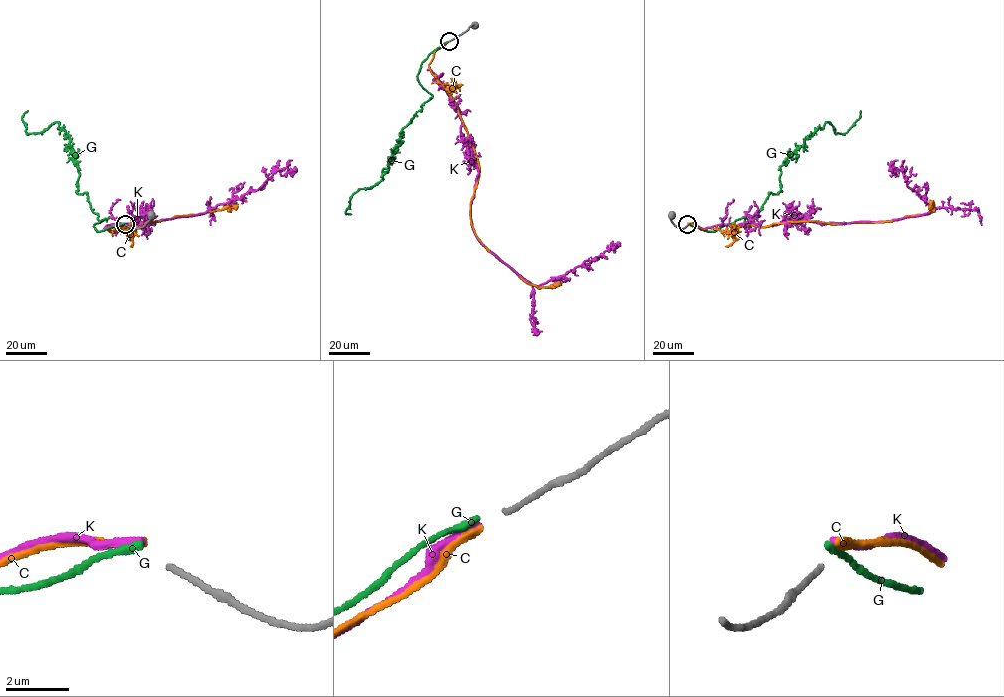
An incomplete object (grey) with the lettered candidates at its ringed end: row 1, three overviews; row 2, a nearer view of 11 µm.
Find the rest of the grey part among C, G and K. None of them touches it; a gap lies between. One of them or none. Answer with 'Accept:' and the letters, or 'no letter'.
Accept: no letter

